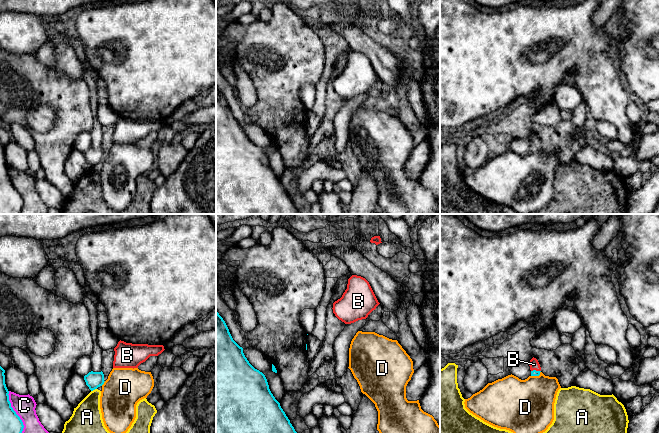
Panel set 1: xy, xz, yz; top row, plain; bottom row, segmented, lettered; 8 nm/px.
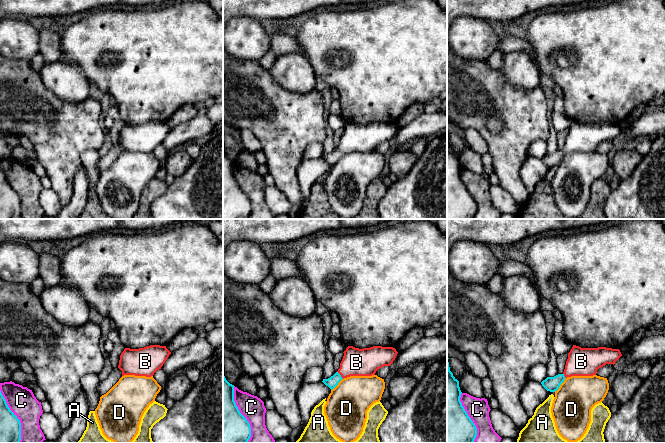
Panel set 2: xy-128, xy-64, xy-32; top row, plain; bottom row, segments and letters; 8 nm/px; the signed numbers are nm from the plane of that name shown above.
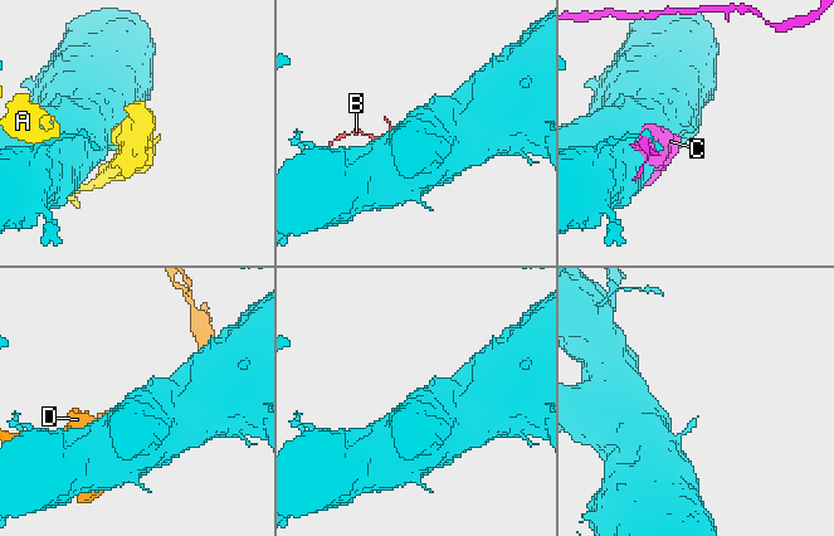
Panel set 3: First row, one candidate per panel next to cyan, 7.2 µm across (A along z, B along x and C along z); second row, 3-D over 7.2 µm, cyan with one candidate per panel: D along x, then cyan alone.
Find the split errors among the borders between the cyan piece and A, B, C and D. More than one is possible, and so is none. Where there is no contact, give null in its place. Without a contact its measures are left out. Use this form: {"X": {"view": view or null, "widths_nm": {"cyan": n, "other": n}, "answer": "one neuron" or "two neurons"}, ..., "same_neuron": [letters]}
{"A": {"view": "xy", "widths_nm": {"cyan": 130, "other": 240}, "answer": "two neurons"}, "B": {"view": "yz", "widths_nm": {"cyan": 50, "other": 80}, "answer": "one neuron"}, "C": {"view": "xy", "widths_nm": {"cyan": 190, "other": 200}, "answer": "two neurons"}, "D": {"view": "xy", "widths_nm": {"cyan": 130, "other": 320}, "answer": "two neurons"}, "same_neuron": ["B"]}

